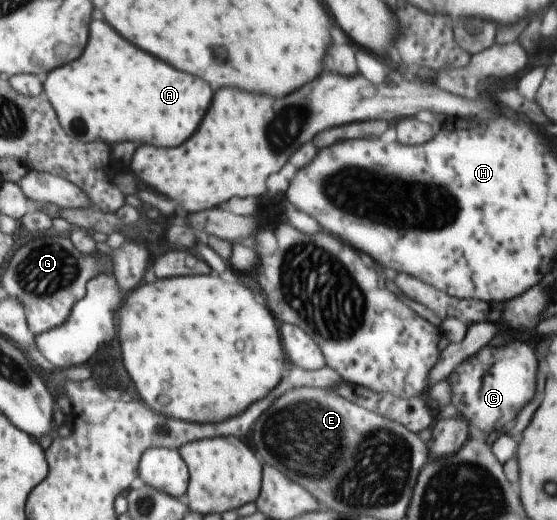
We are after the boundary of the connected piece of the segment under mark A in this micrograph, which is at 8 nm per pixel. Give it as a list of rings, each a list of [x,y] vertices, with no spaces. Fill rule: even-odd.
[[[97,19],[89,29],[89,45],[81,59],[55,69],[44,76],[43,83],[65,133],[88,143],[133,141],[161,147],[183,145],[181,141],[193,135],[213,101],[213,89],[207,81],[177,71],[129,43],[109,23]],[[81,119],[85,123],[79,123]]]

